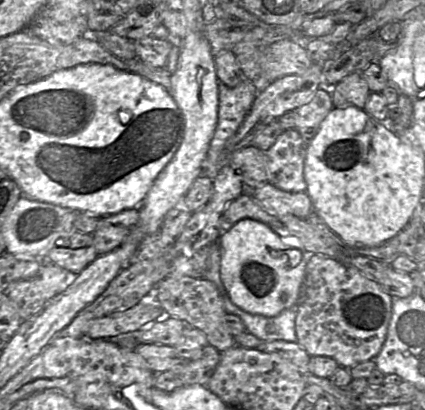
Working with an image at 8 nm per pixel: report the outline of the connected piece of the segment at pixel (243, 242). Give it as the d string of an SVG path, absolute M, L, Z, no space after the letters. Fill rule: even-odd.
M242 219L229 231L223 233L219 240L220 277L224 288L236 306L250 314L275 317L283 310L297 306L306 276L306 266L314 255L304 249L296 237L281 237L266 224Z

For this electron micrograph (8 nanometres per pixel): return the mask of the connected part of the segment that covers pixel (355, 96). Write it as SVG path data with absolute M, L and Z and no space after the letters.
M361 73L351 74L331 88L334 107L354 106L364 110L371 91Z

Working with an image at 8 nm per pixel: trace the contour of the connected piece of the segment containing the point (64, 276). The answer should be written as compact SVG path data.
M44 258L36 277L10 283L5 293L17 308L21 318L26 320L63 292L75 279L74 273Z

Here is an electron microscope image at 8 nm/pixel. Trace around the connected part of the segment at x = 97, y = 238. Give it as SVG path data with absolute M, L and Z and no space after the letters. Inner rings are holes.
M128 209L101 217L95 231L91 234L97 253L106 254L119 247L138 220L138 209Z

